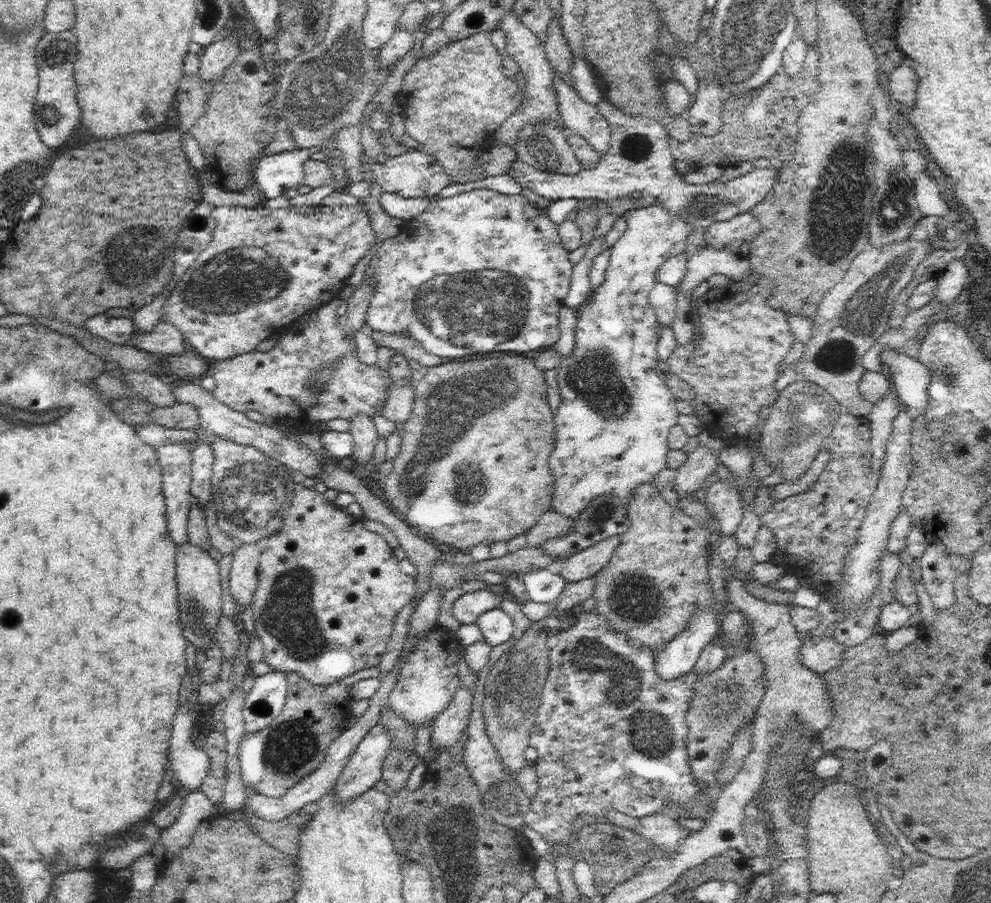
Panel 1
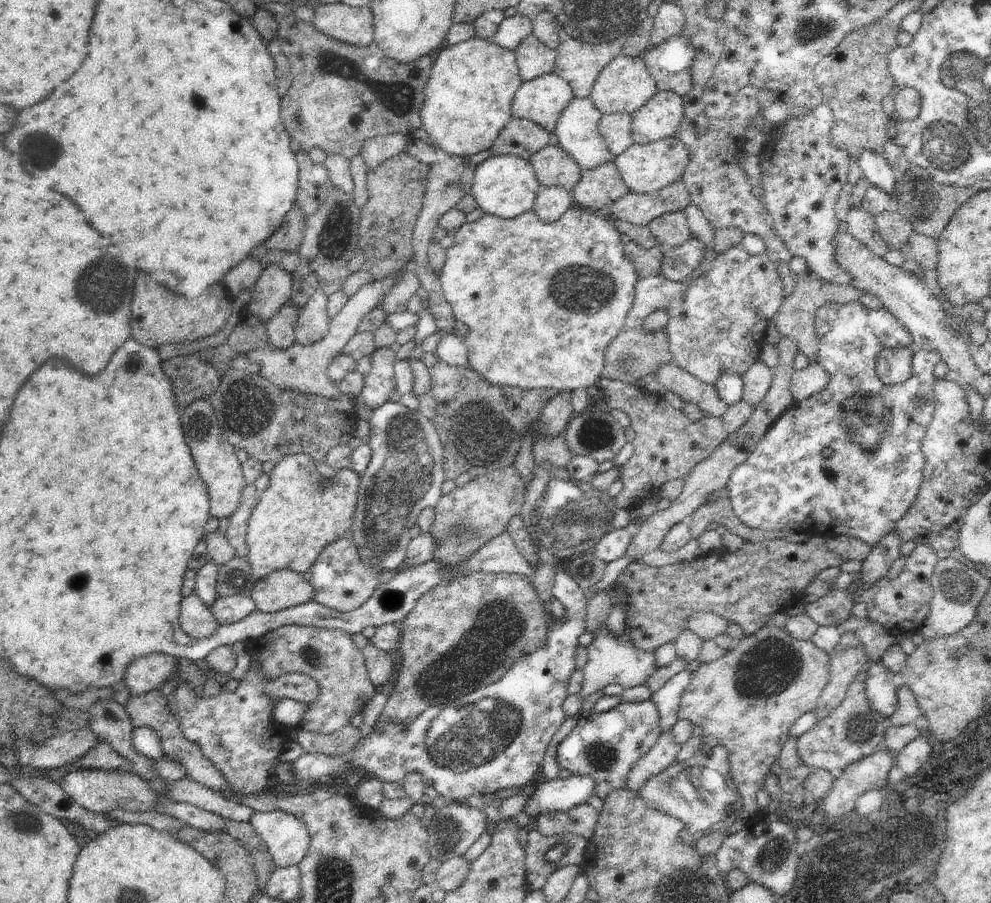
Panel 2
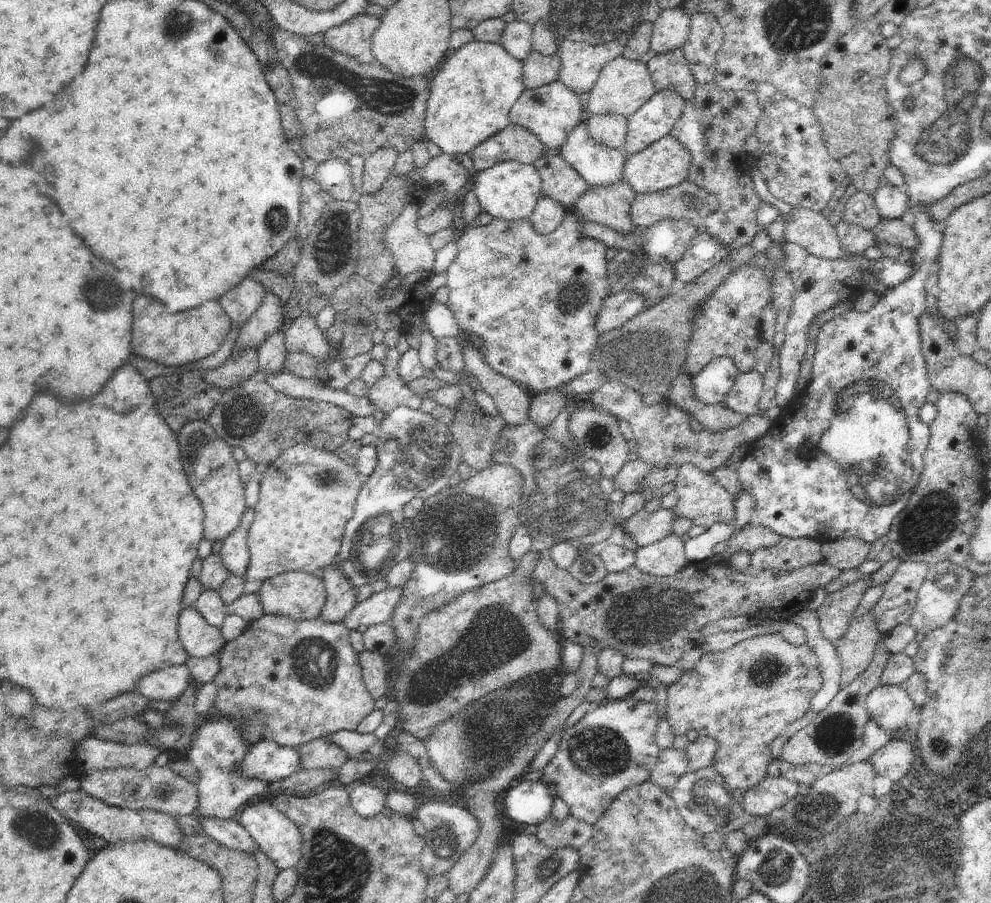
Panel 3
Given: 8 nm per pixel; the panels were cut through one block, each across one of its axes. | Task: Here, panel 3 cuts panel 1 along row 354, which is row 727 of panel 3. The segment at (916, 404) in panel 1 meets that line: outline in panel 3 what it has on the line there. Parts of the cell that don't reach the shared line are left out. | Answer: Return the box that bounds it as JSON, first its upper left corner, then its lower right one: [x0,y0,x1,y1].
[866,685,918,734]

